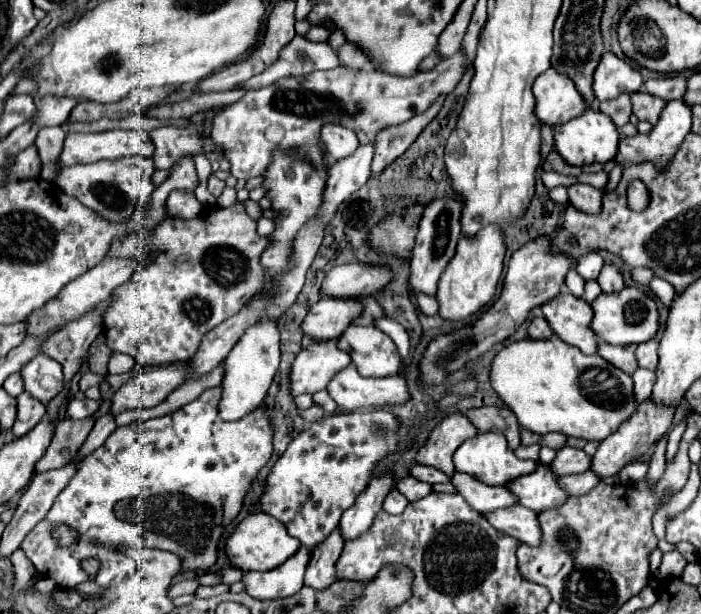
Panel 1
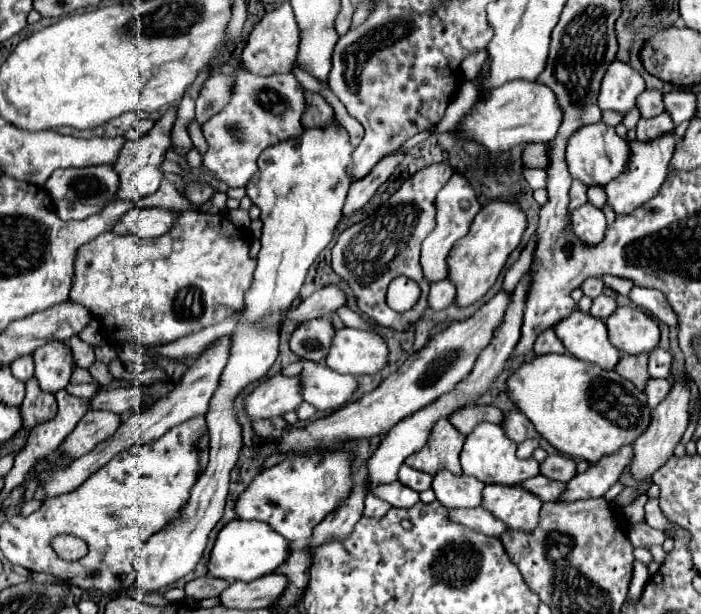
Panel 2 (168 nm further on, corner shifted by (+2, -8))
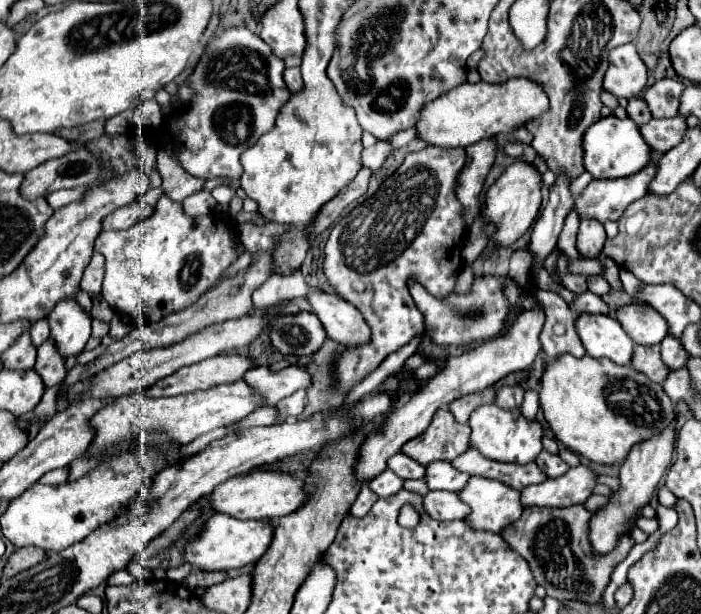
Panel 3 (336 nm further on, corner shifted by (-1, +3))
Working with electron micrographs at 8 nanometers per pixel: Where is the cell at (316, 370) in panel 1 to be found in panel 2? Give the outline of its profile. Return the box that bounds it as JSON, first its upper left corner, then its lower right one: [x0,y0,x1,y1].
[245,374,301,420]

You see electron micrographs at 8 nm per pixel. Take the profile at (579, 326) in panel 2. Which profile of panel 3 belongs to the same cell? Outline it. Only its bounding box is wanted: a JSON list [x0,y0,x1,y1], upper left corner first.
[576,315,634,365]

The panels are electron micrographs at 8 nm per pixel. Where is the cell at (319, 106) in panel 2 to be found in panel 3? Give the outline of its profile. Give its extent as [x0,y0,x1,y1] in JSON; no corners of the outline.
[284,67,302,91]

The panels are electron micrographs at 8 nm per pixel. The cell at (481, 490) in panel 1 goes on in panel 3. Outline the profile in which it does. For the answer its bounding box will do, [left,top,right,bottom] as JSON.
[426,461,470,491]

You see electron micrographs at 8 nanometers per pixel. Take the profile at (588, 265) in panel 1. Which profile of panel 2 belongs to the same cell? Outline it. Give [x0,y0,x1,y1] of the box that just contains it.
[581,278,603,298]

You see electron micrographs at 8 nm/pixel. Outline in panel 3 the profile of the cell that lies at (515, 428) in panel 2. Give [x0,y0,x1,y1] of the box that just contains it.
[496,385,524,409]

